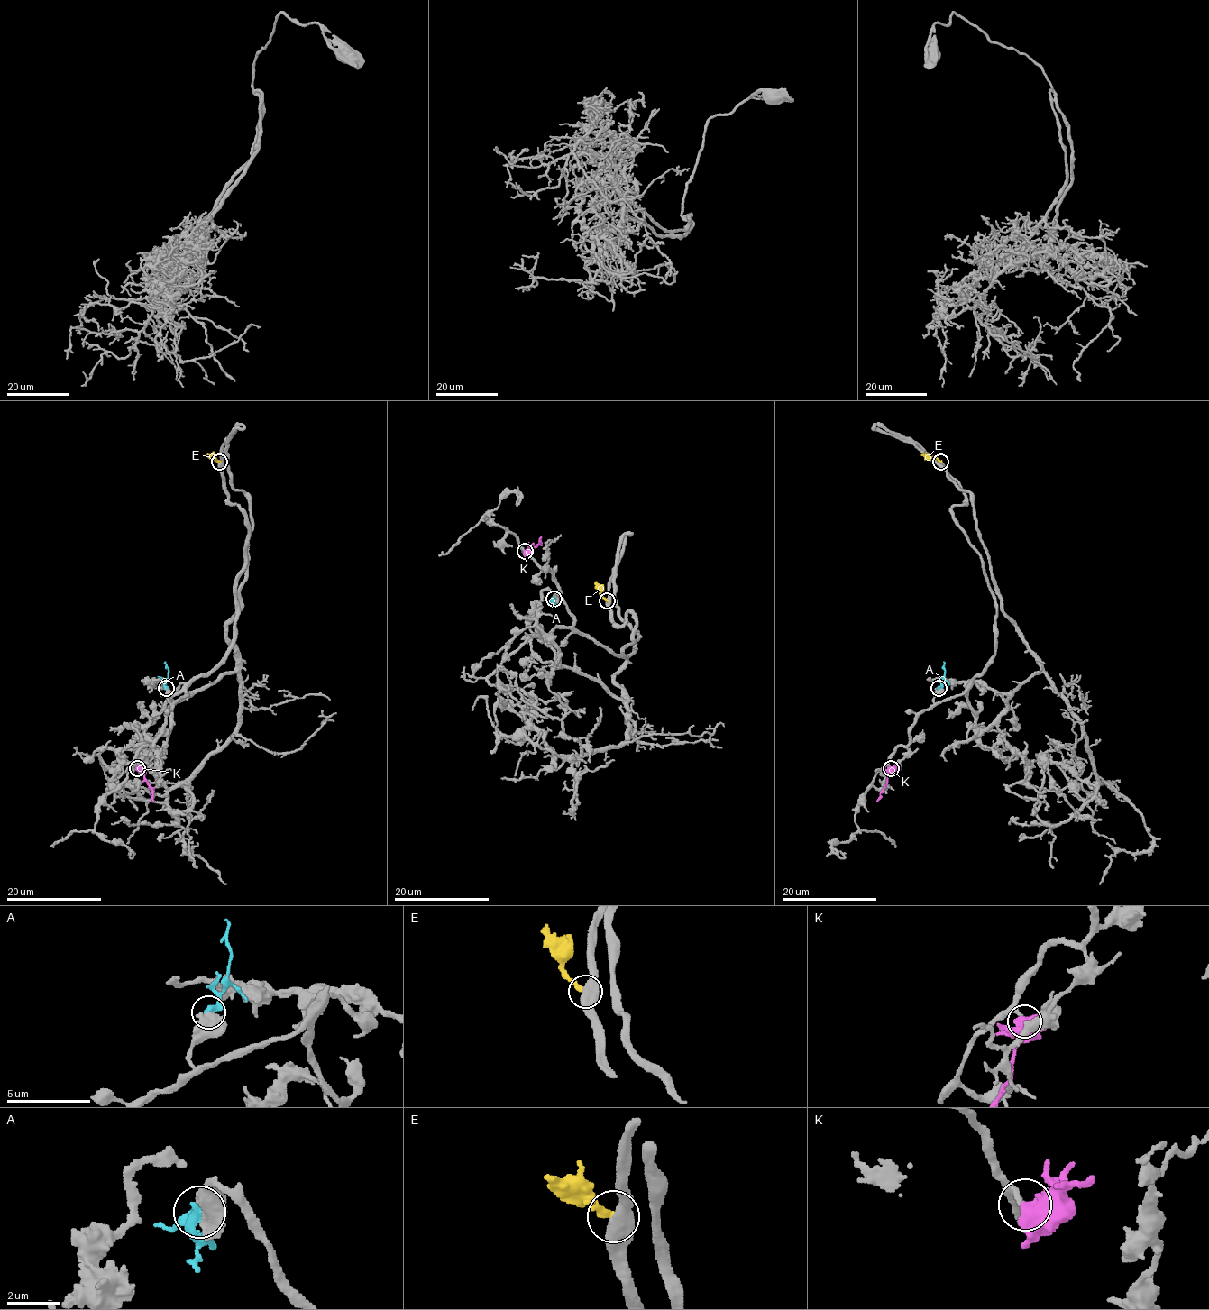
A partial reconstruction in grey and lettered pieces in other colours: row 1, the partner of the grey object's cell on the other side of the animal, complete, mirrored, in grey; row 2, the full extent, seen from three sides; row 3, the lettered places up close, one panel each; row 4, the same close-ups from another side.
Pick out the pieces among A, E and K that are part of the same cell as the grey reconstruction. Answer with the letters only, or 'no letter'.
K

